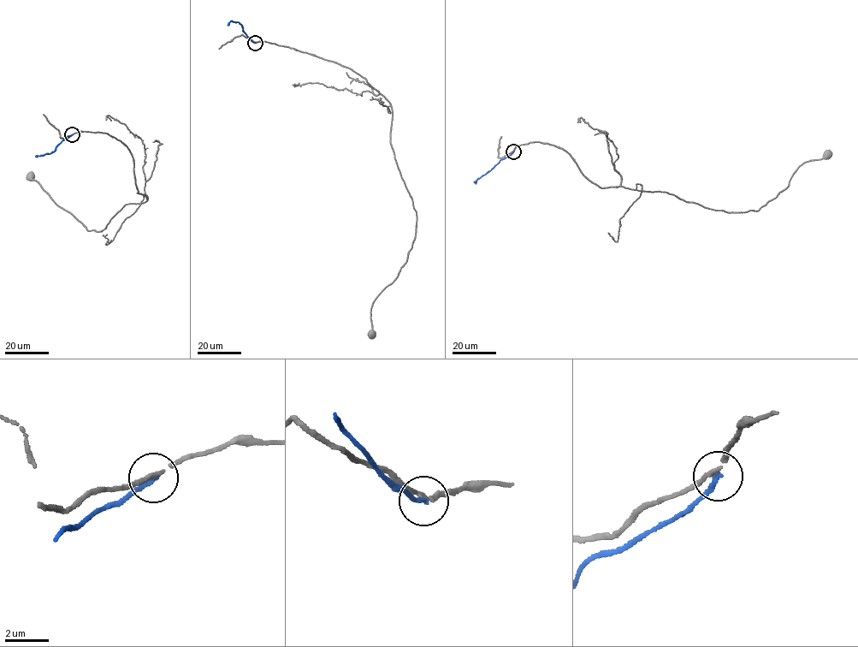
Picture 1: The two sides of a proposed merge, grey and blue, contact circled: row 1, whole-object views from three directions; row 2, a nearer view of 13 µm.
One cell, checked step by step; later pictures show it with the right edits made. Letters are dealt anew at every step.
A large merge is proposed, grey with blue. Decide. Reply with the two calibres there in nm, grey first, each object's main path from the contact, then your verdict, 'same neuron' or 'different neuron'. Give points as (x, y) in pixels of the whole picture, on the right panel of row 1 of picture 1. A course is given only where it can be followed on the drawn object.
150/200 nm | grey via (513, 151), (536, 141), (559, 146), (600, 186), (667, 192), (730, 212), (758, 211), (801, 165), (827, 155) | blue via (513, 151), (474, 181), (476, 183) | different neuron

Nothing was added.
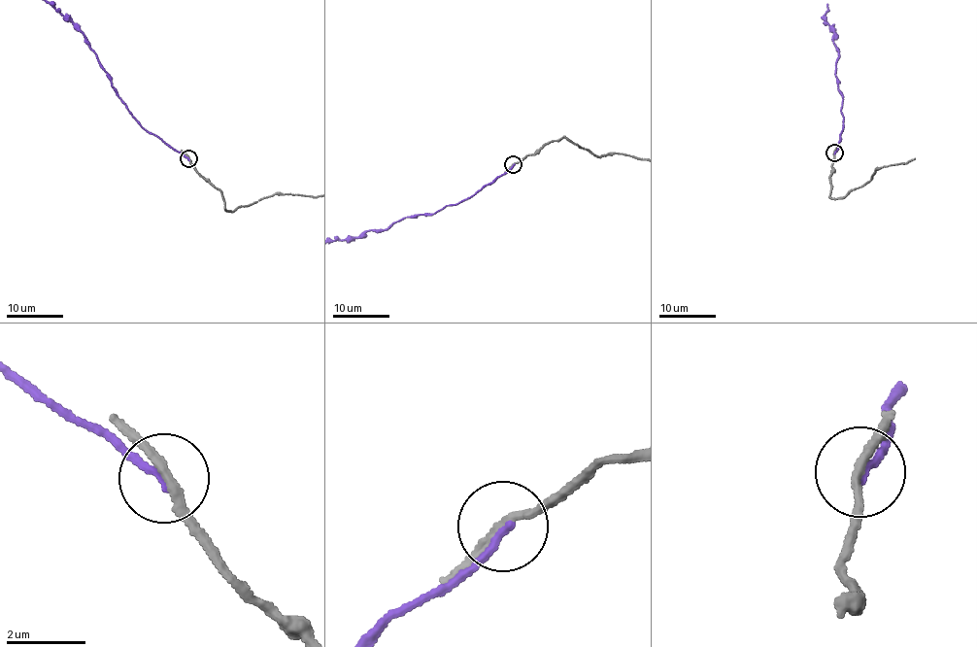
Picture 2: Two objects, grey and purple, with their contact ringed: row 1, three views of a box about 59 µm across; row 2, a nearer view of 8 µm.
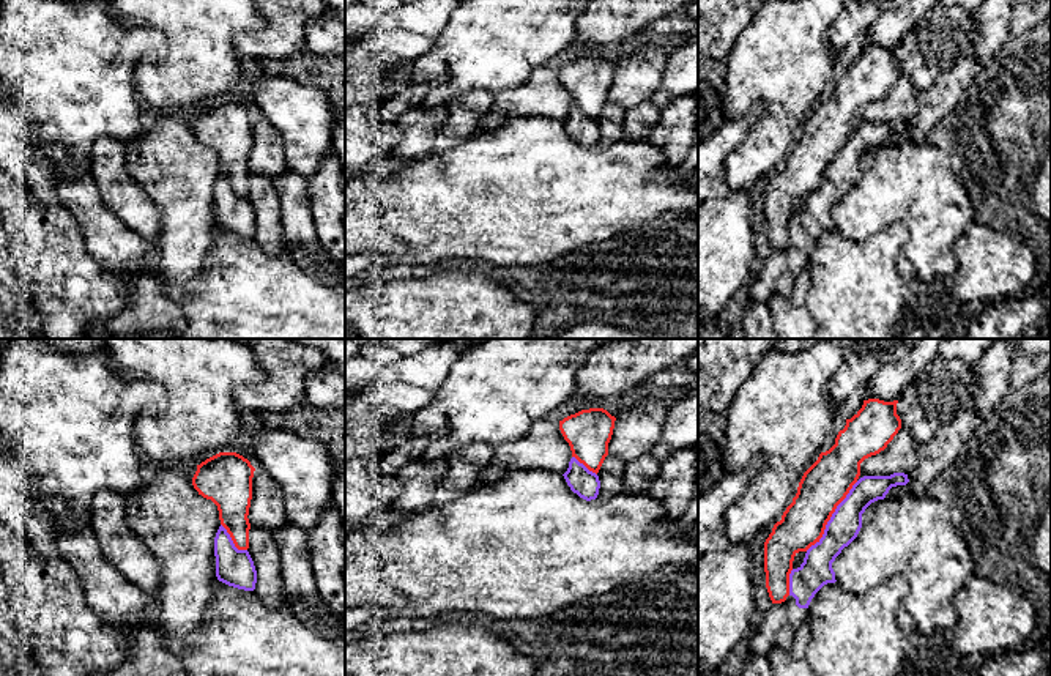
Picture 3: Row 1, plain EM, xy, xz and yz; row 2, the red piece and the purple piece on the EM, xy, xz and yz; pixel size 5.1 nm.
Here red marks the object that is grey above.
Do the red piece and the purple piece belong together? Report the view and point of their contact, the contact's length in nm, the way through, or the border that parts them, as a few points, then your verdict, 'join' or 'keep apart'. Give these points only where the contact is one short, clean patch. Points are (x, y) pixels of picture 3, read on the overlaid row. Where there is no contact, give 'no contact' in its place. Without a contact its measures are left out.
contact yz (831, 516); length 440 nm; keep apart

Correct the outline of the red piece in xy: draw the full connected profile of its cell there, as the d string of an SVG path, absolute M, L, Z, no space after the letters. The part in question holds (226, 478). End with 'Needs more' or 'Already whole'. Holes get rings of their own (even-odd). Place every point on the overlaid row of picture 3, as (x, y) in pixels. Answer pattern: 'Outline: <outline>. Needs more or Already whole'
Outline: M219 452L200 465L192 485L219 511L221 525L230 534L238 550L249 548L249 507L255 468L236 452Z. Already whole

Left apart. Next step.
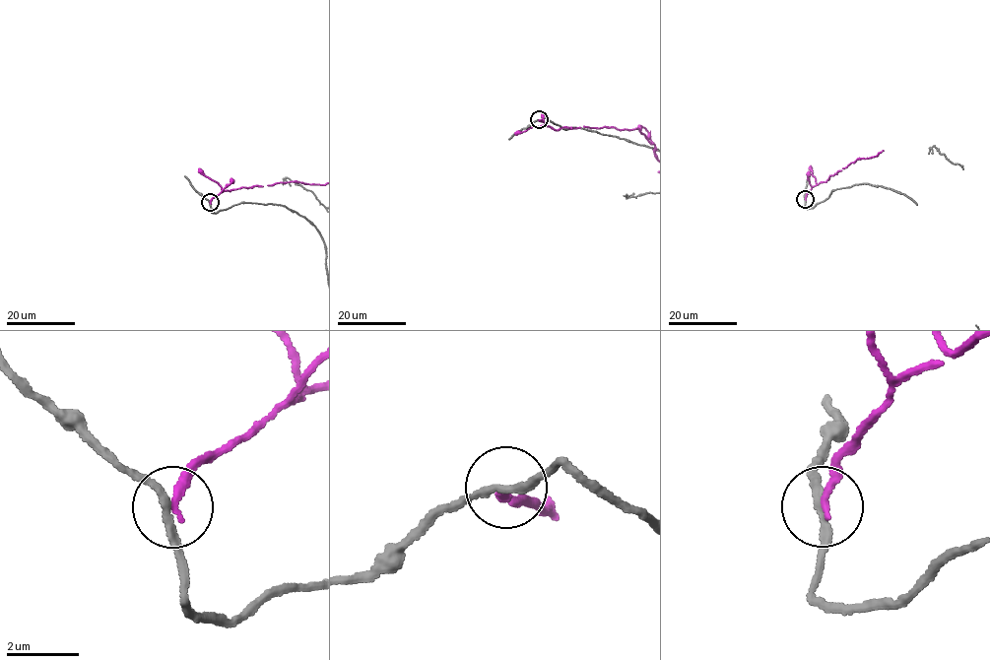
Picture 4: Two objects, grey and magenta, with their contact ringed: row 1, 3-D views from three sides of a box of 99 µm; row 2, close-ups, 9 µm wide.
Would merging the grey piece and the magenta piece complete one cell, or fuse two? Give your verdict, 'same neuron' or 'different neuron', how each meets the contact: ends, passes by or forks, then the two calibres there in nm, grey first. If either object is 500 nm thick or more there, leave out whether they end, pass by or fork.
different neuron; grey passes by; magenta ends there; 200 nm thick on the grey side, 200 nm on the other

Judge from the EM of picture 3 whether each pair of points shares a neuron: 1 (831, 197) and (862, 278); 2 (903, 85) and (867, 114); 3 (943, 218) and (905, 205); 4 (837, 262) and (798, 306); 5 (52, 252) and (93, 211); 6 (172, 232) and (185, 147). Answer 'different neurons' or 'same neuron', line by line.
1: different neurons
2: same neuron
3: same neuron
4: different neurons
5: different neurons
6: same neuron

